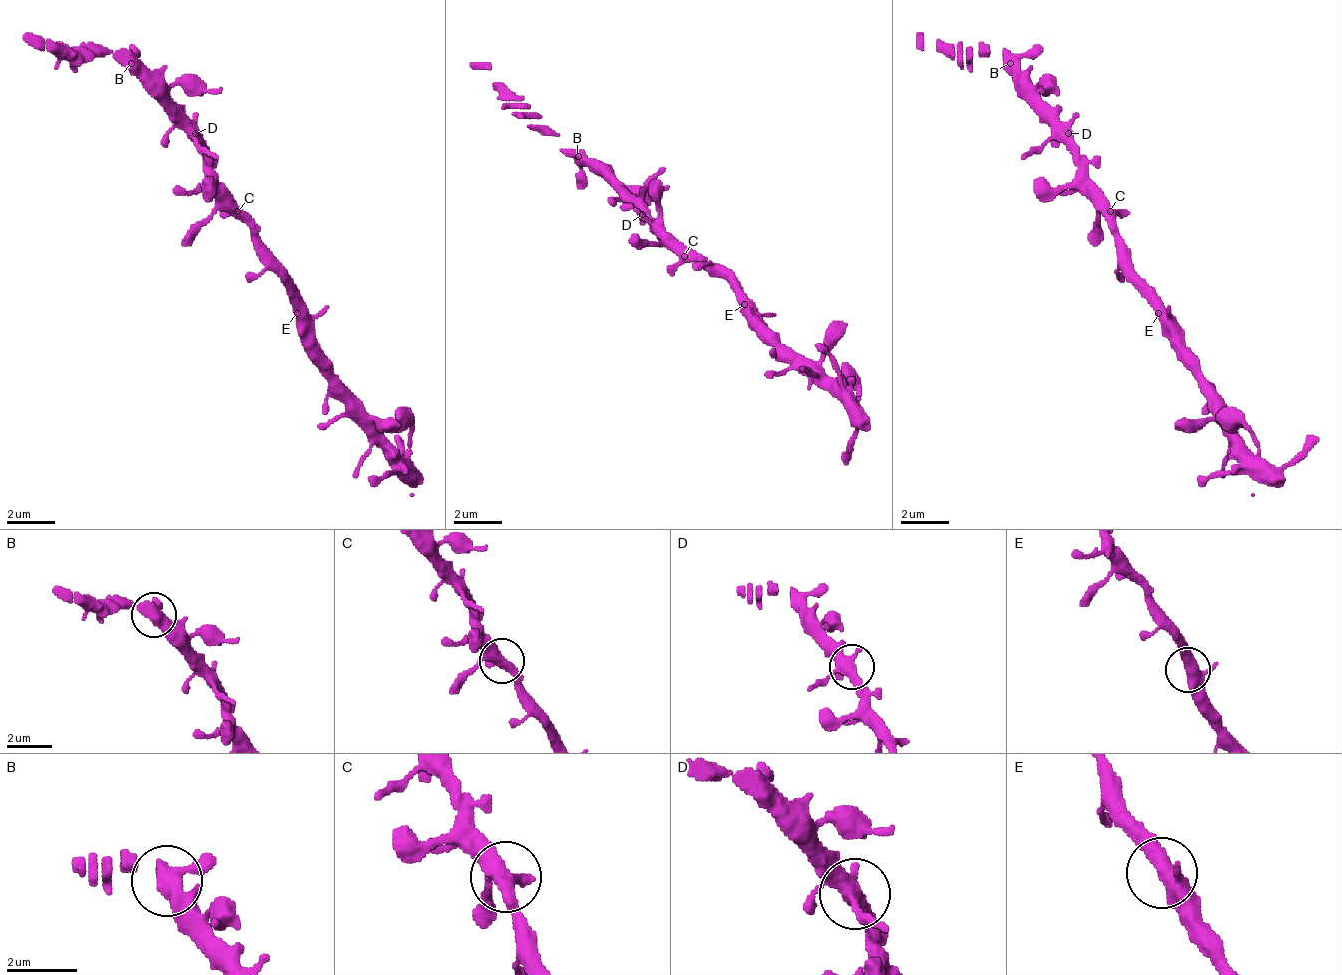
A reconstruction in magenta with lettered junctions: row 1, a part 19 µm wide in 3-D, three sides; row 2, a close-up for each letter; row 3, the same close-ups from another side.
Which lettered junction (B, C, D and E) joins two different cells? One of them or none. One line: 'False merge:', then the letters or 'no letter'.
False merge: no letter

